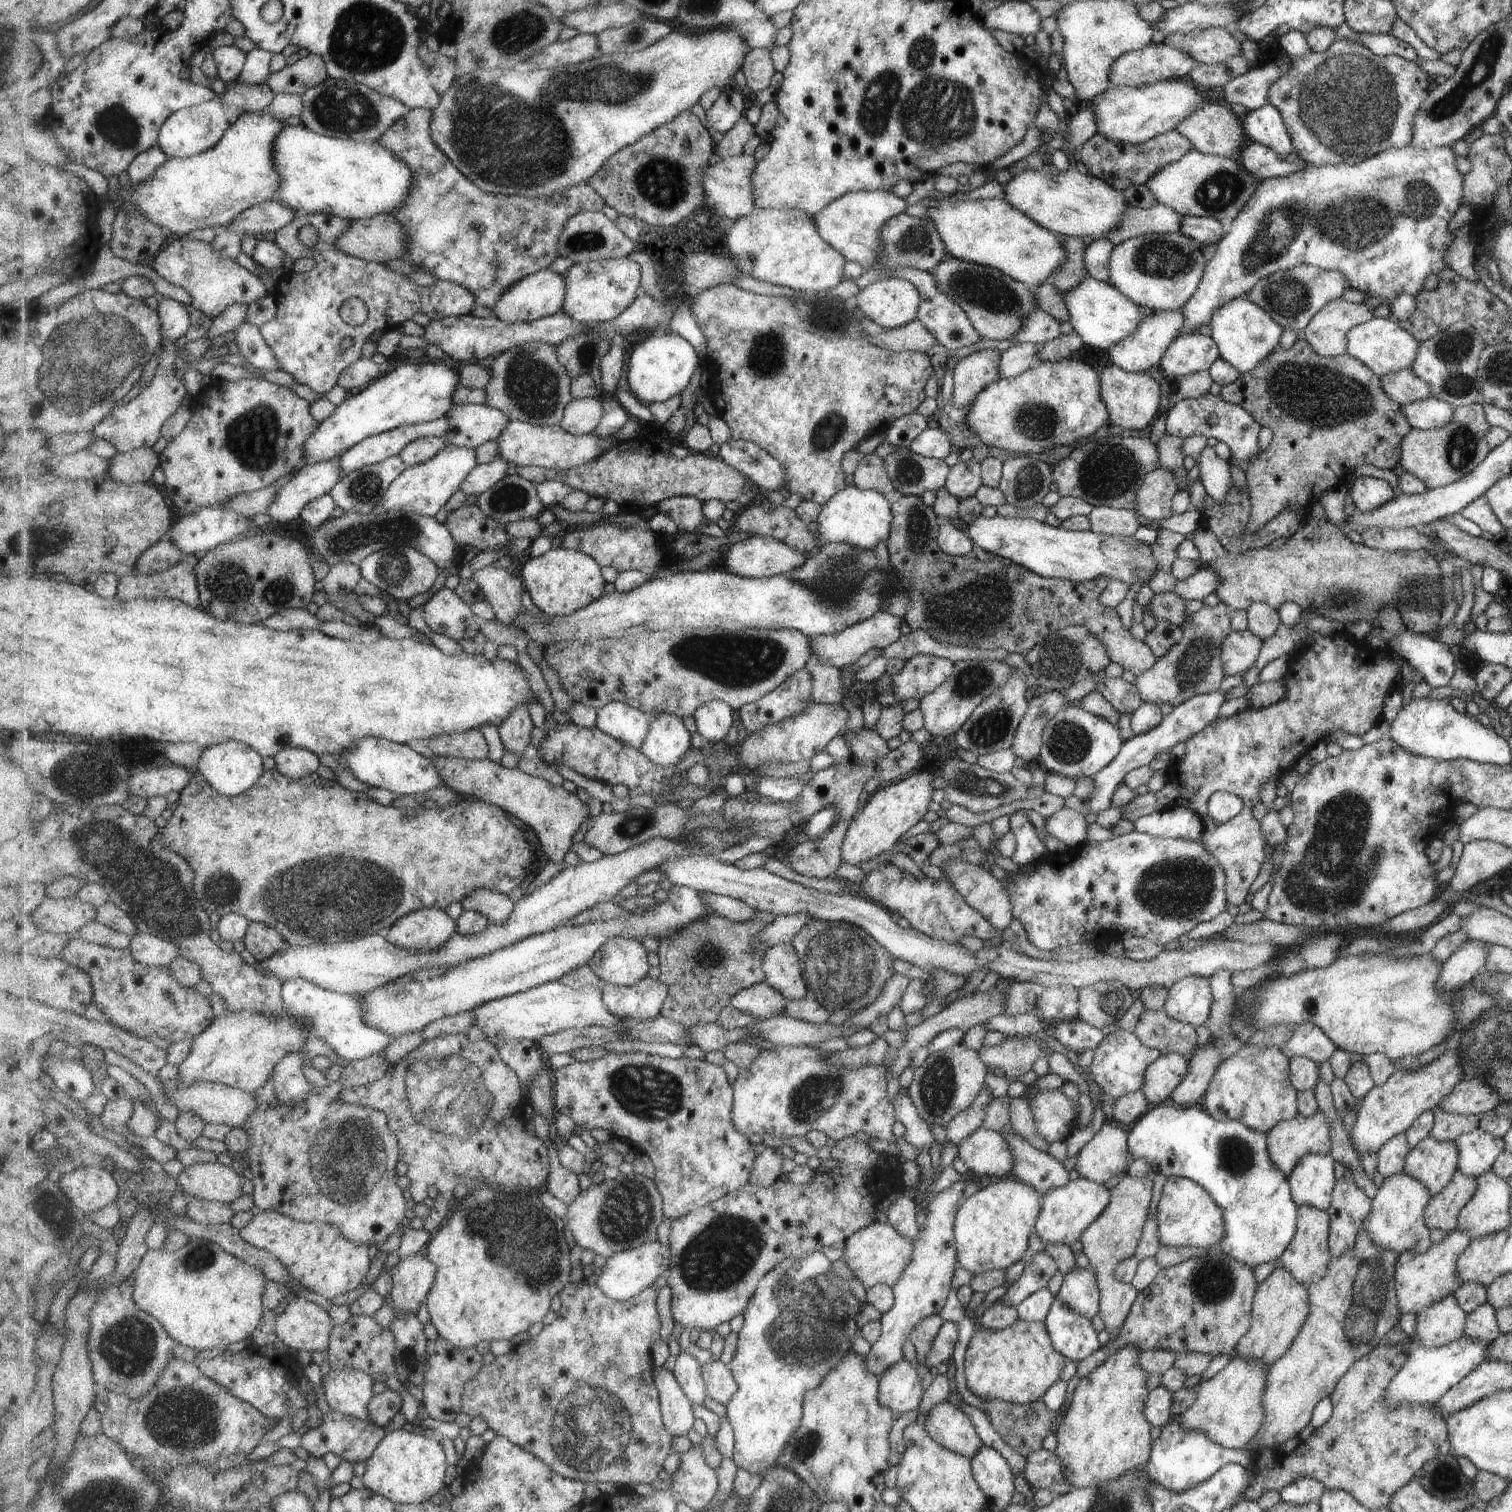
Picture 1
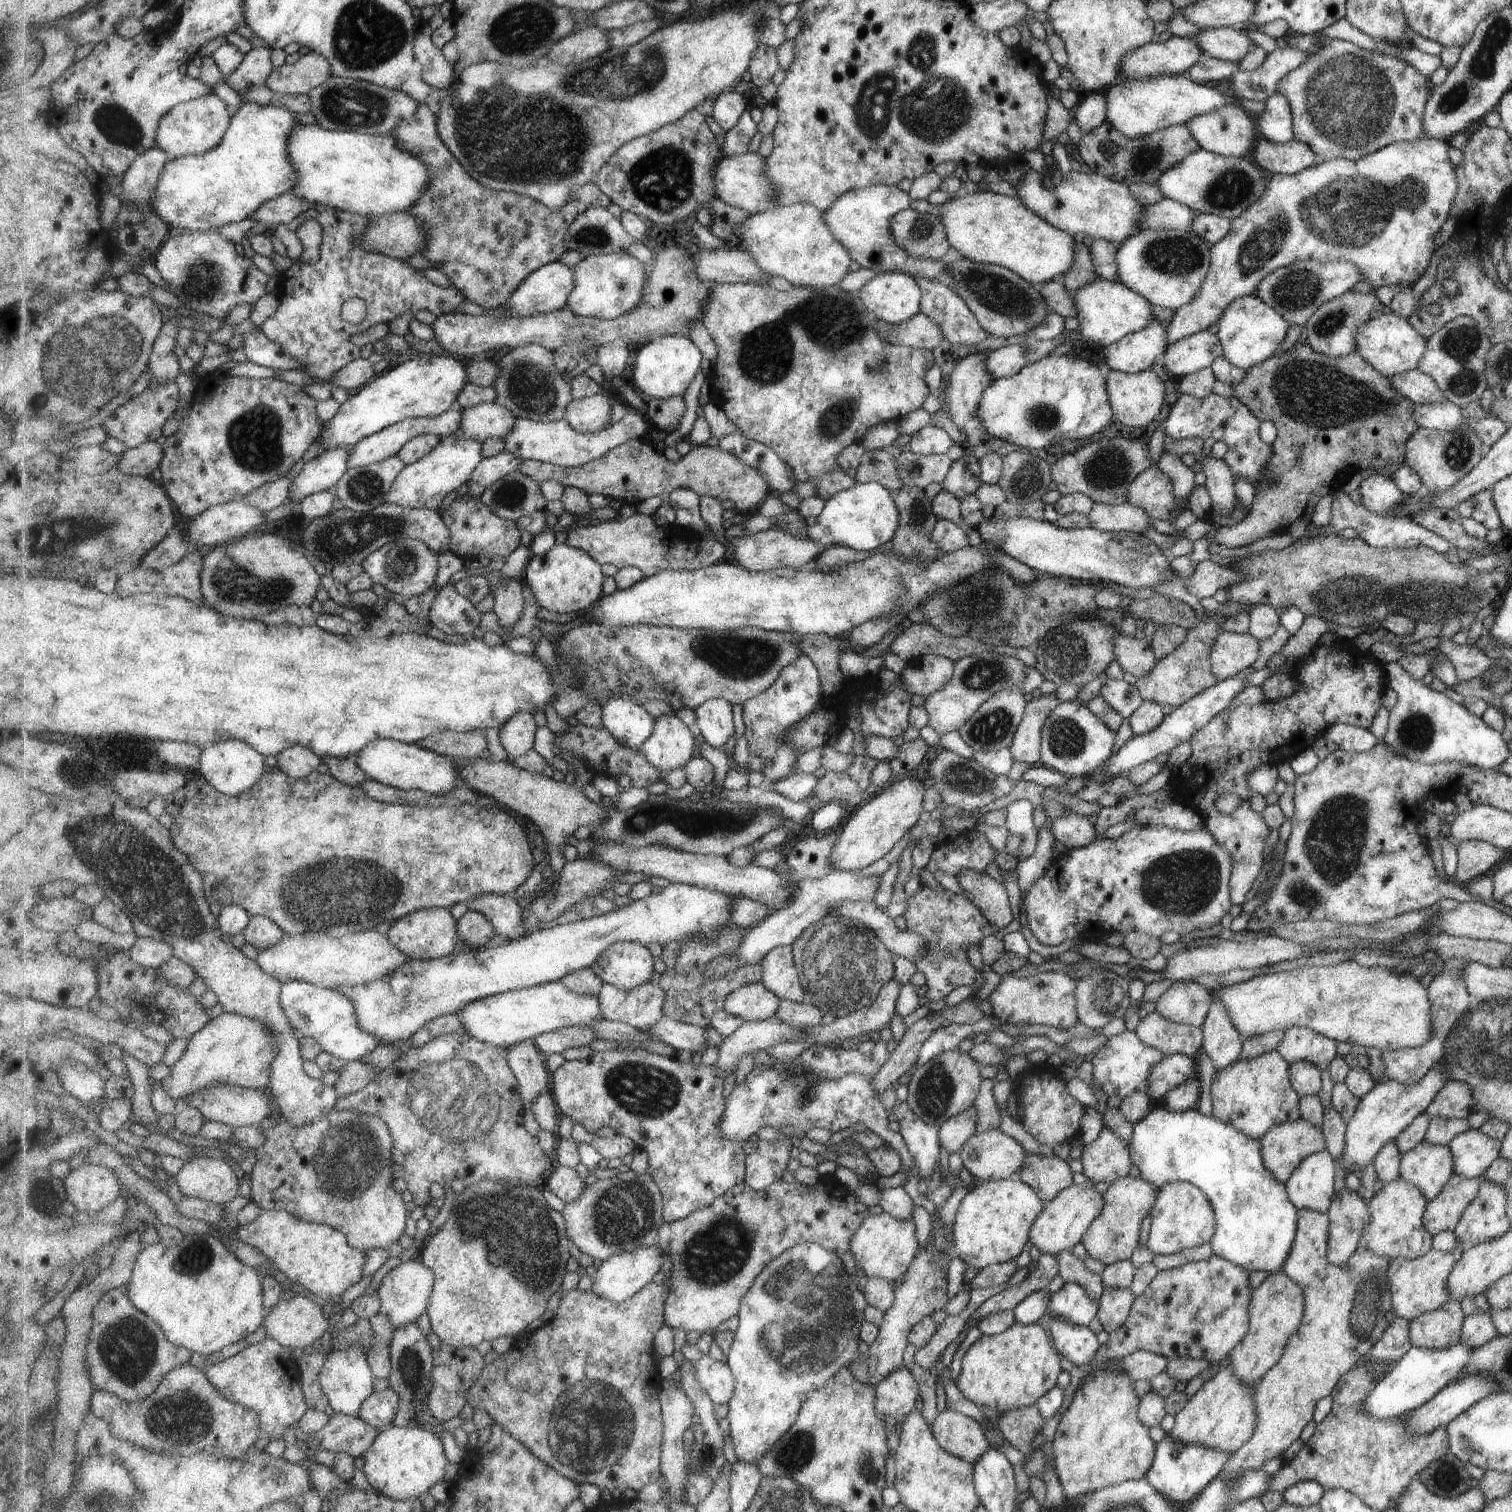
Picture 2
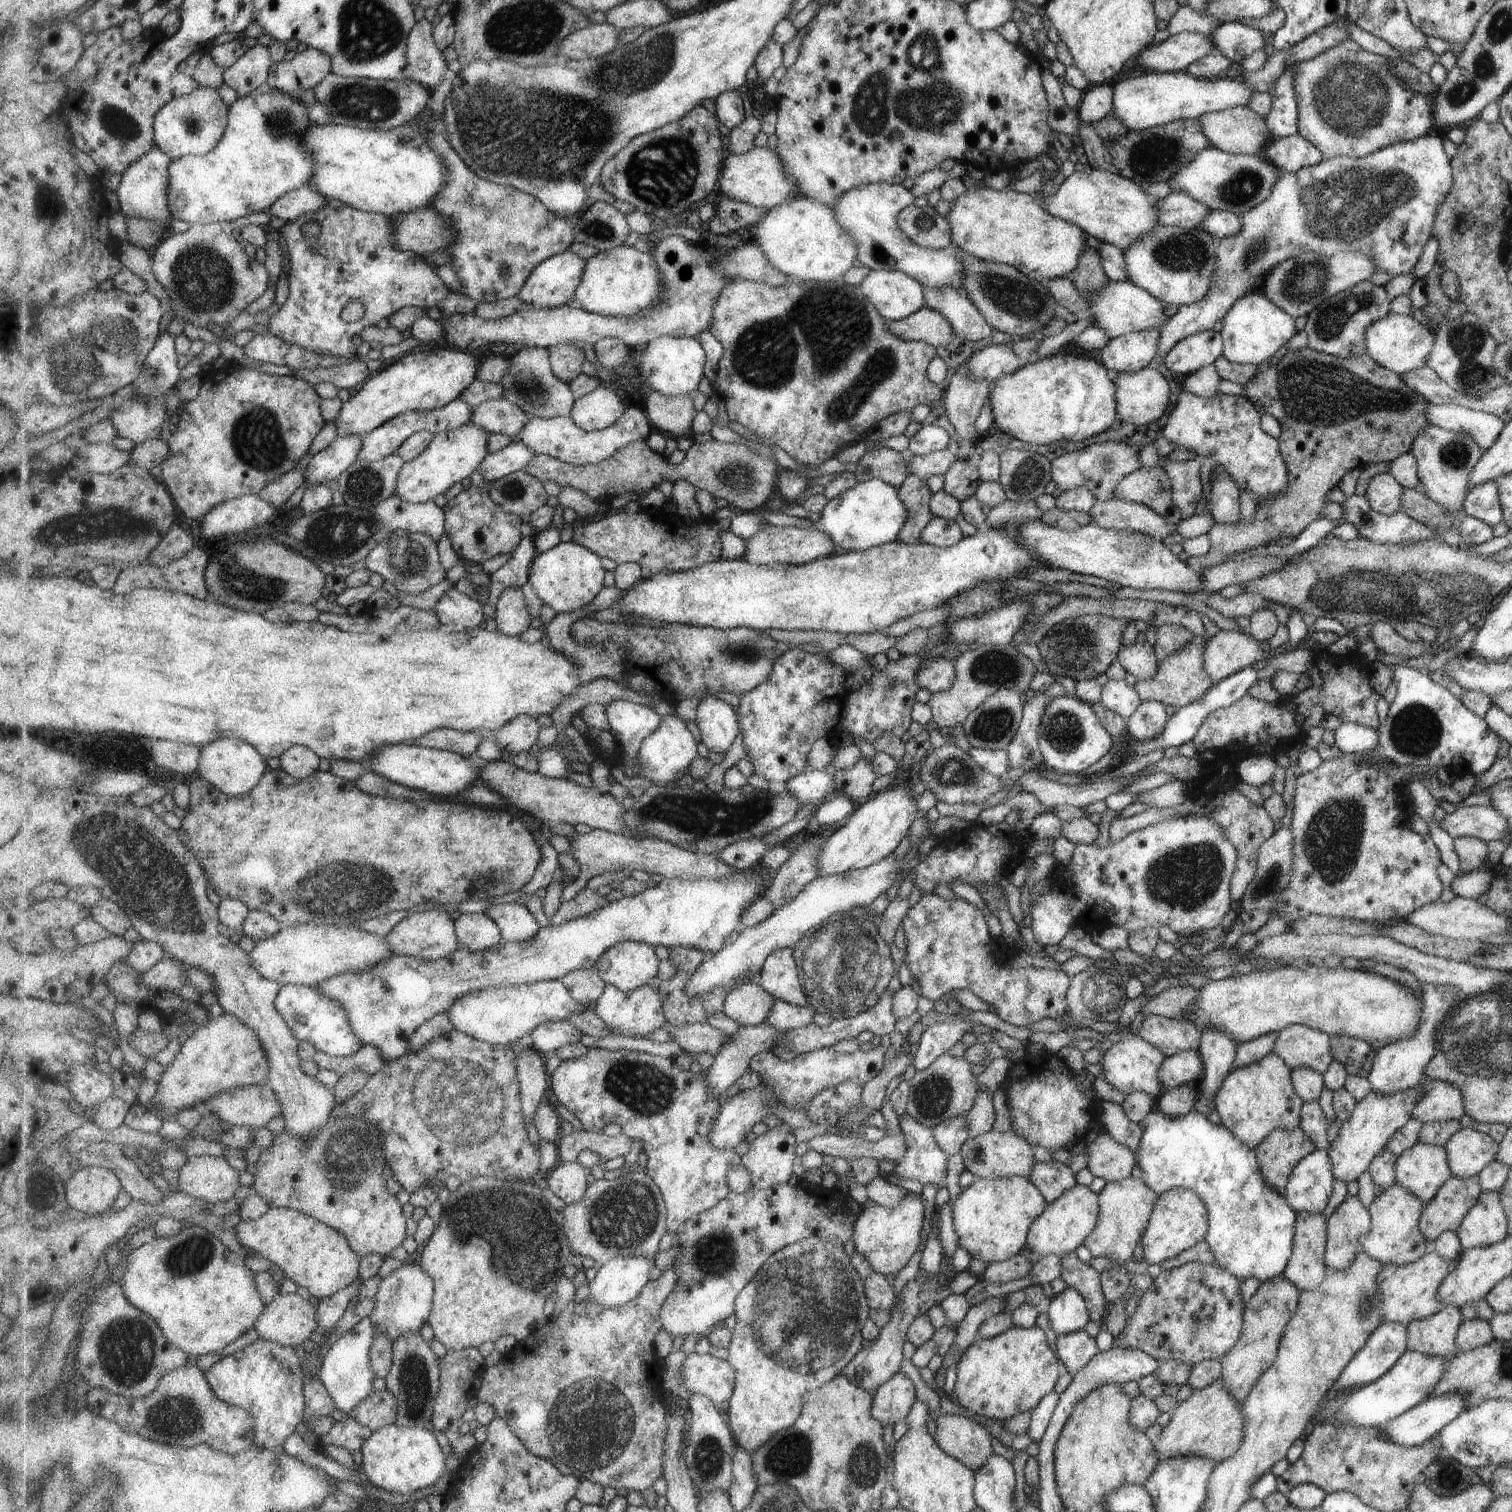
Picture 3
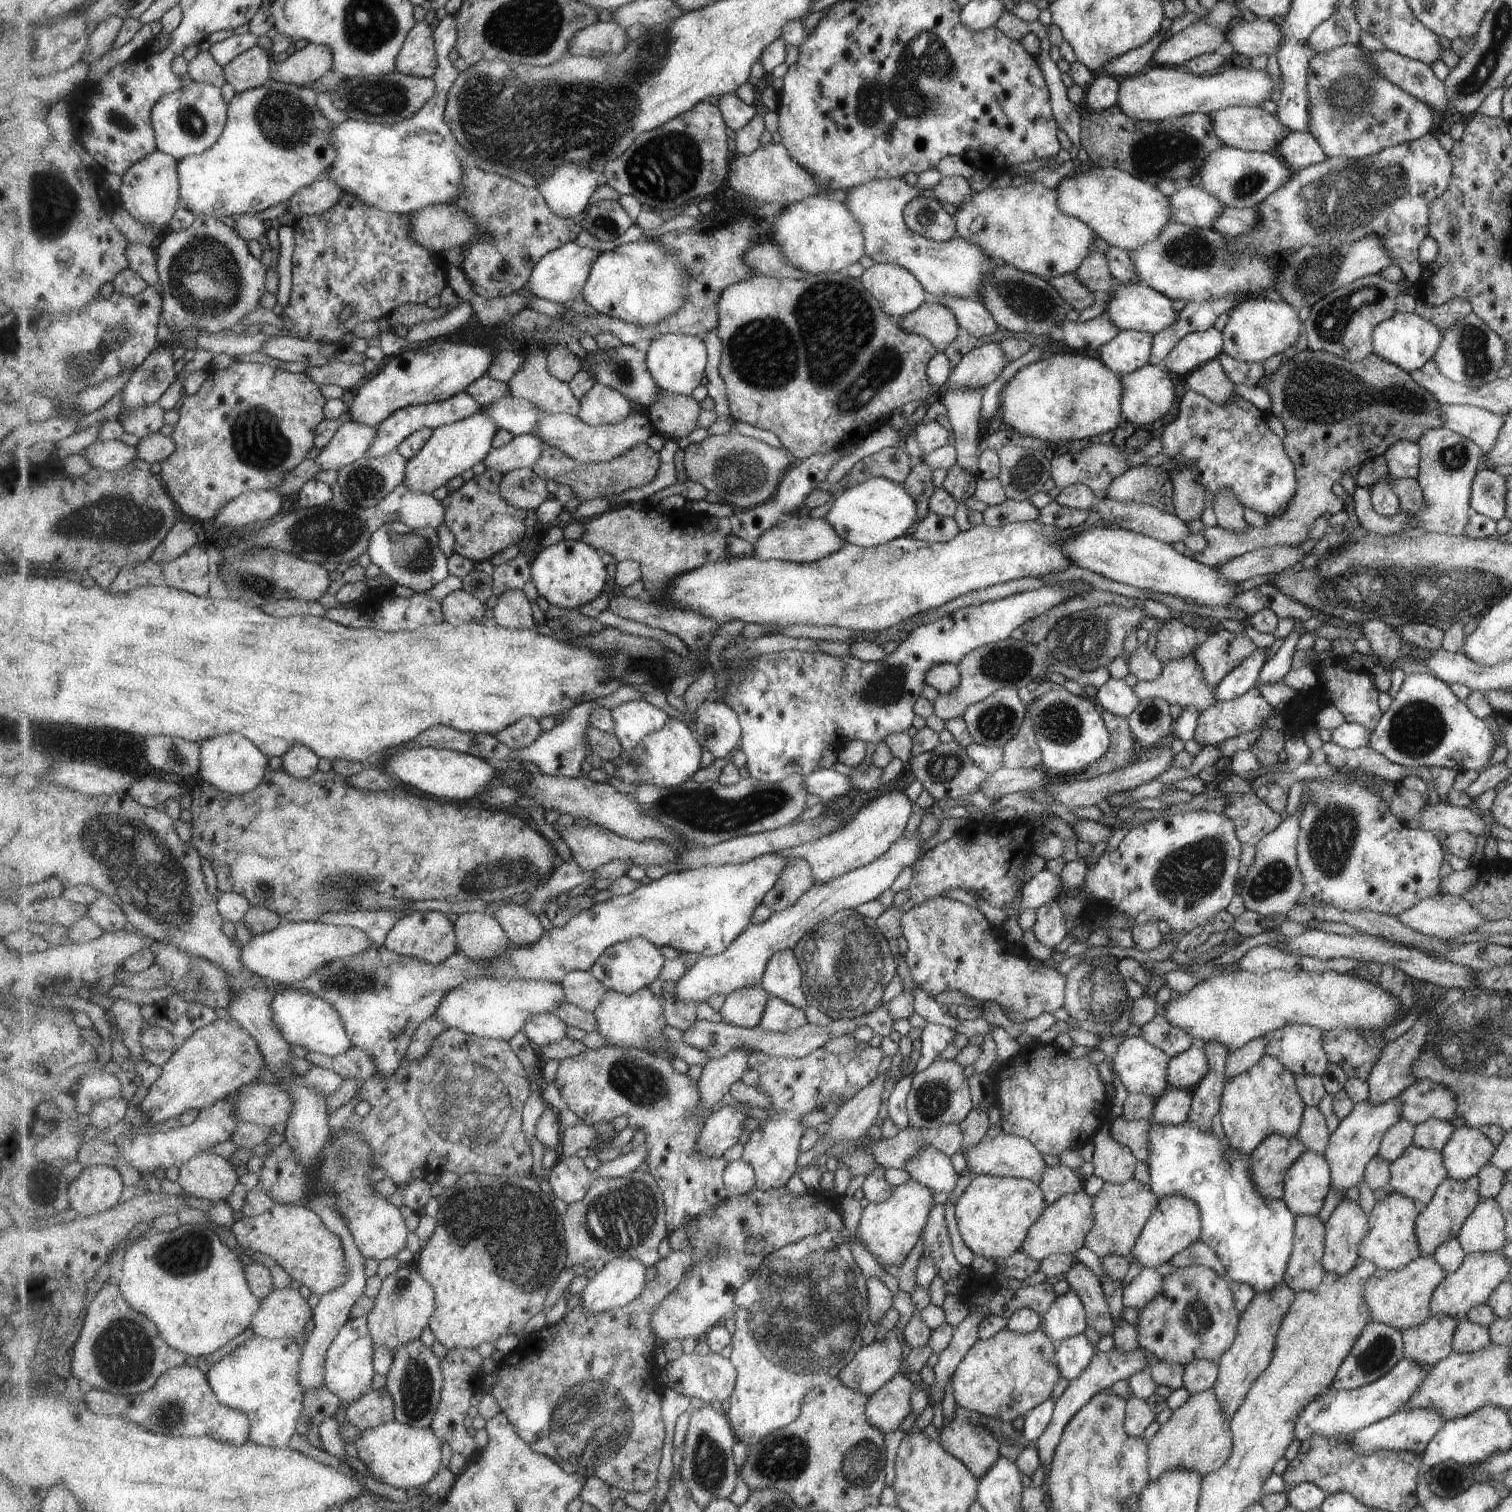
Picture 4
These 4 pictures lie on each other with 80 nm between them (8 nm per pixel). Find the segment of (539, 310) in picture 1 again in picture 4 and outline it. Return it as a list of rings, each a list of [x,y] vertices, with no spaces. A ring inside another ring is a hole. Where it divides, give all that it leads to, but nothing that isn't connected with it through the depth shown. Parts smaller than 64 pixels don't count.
[[[575,240],[569,241],[539,260],[538,266],[532,272],[527,288],[535,296],[539,294],[539,298],[547,298],[547,300],[553,300],[553,302],[569,305],[579,294],[583,295],[583,288],[587,286],[593,264],[595,264],[598,256],[601,256],[601,253],[588,247],[579,246]]]

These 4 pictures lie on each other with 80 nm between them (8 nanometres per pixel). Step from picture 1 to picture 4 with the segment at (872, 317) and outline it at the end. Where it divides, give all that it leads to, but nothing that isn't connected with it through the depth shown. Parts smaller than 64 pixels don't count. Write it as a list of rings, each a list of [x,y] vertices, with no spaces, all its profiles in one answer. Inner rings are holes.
[[[873,262],[861,273],[860,280],[887,316],[901,318],[928,301],[926,289],[919,280],[899,265]]]

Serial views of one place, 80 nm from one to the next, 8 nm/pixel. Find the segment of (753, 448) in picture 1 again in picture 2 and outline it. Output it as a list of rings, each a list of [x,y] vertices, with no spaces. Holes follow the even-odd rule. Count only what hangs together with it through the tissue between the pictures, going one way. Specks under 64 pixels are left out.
[[[743,434],[725,436],[719,440],[719,447],[738,456],[739,460],[751,467],[756,467],[776,493],[789,490],[793,492],[797,478],[773,447]]]

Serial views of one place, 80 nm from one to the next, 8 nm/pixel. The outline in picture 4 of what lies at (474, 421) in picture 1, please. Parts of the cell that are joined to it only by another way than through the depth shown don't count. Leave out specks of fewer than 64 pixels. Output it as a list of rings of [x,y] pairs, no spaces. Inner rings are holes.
[[[512,395],[505,396],[484,408],[487,416],[498,425],[499,429],[505,428],[513,432],[515,437],[535,432],[537,424],[541,424],[541,418],[548,415],[543,412],[541,406],[533,404],[531,400]]]

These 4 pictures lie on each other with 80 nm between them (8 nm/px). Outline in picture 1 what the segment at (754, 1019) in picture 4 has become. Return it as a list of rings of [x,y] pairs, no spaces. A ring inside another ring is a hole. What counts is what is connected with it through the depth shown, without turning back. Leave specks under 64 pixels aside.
[[[763,981],[739,992],[730,1005],[741,1012],[752,1014],[754,1018],[770,1019],[785,1013],[788,1002],[779,989]]]

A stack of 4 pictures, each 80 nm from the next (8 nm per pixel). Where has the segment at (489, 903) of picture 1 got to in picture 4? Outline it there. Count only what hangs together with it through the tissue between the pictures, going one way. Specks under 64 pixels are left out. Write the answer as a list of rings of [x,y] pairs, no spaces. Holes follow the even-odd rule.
[[[518,901],[499,907],[493,915],[499,920],[503,930],[509,934],[511,943],[517,948],[535,946],[545,934],[541,920],[533,912],[529,912]]]

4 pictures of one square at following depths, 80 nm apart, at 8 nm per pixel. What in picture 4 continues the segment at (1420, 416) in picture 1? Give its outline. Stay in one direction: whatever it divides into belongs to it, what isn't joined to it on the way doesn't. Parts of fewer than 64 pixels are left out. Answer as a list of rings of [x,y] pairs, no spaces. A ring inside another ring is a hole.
[[[1442,404],[1443,427],[1478,445],[1483,455],[1497,442],[1504,418],[1470,405]]]

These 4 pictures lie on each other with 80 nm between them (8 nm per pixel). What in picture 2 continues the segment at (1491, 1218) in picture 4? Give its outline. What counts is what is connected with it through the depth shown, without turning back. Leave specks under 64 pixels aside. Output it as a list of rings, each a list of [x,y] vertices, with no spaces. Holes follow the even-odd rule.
[[[1481,1180],[1478,1196],[1465,1208],[1454,1228],[1462,1248],[1471,1248],[1510,1230],[1506,1215],[1506,1189],[1499,1183]]]

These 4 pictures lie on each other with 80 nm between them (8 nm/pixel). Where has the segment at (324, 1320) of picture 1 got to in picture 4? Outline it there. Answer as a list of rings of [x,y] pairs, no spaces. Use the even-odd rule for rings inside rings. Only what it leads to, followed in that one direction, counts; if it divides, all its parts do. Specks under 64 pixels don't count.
[[[290,1287],[273,1290],[262,1299],[262,1308],[255,1314],[250,1328],[255,1335],[269,1339],[305,1337],[305,1326],[314,1310],[301,1292]]]

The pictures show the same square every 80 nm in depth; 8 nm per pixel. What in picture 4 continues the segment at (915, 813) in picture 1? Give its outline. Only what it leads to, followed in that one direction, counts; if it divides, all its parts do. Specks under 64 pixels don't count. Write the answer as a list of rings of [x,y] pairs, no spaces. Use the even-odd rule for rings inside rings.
[[[885,792],[867,802],[843,828],[815,842],[793,847],[788,854],[792,858],[803,858],[811,864],[815,884],[827,884],[829,880],[835,880],[853,869],[866,866],[882,856],[883,852],[901,837],[905,822],[909,820],[909,814],[911,814],[911,804],[901,792]]]

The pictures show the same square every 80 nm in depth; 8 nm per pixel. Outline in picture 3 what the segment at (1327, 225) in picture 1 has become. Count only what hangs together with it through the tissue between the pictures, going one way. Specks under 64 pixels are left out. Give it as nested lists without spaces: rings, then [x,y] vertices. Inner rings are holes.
[[[1431,133],[1418,139],[1387,145],[1366,157],[1337,155],[1292,173],[1283,172],[1265,200],[1238,216],[1241,228],[1235,234],[1217,240],[1210,287],[1202,299],[1177,307],[1177,311],[1161,326],[1156,354],[1165,354],[1187,335],[1211,329],[1233,306],[1235,299],[1253,288],[1257,276],[1263,278],[1279,263],[1303,253],[1314,252],[1328,257],[1337,251],[1360,252],[1374,262],[1375,272],[1386,272],[1391,279],[1398,274],[1407,275],[1415,266],[1423,244],[1431,236],[1436,212],[1450,192],[1453,180],[1453,166],[1443,150],[1442,140],[1431,136]]]

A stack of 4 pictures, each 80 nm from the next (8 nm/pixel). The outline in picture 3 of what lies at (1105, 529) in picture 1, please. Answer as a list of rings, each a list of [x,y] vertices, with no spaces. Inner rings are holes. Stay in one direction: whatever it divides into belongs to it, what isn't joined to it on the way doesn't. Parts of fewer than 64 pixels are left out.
[[[1125,499],[1096,500],[1087,514],[1093,518],[1093,523],[1104,529],[1140,532],[1158,541],[1176,532],[1174,525],[1167,523],[1147,505]]]

